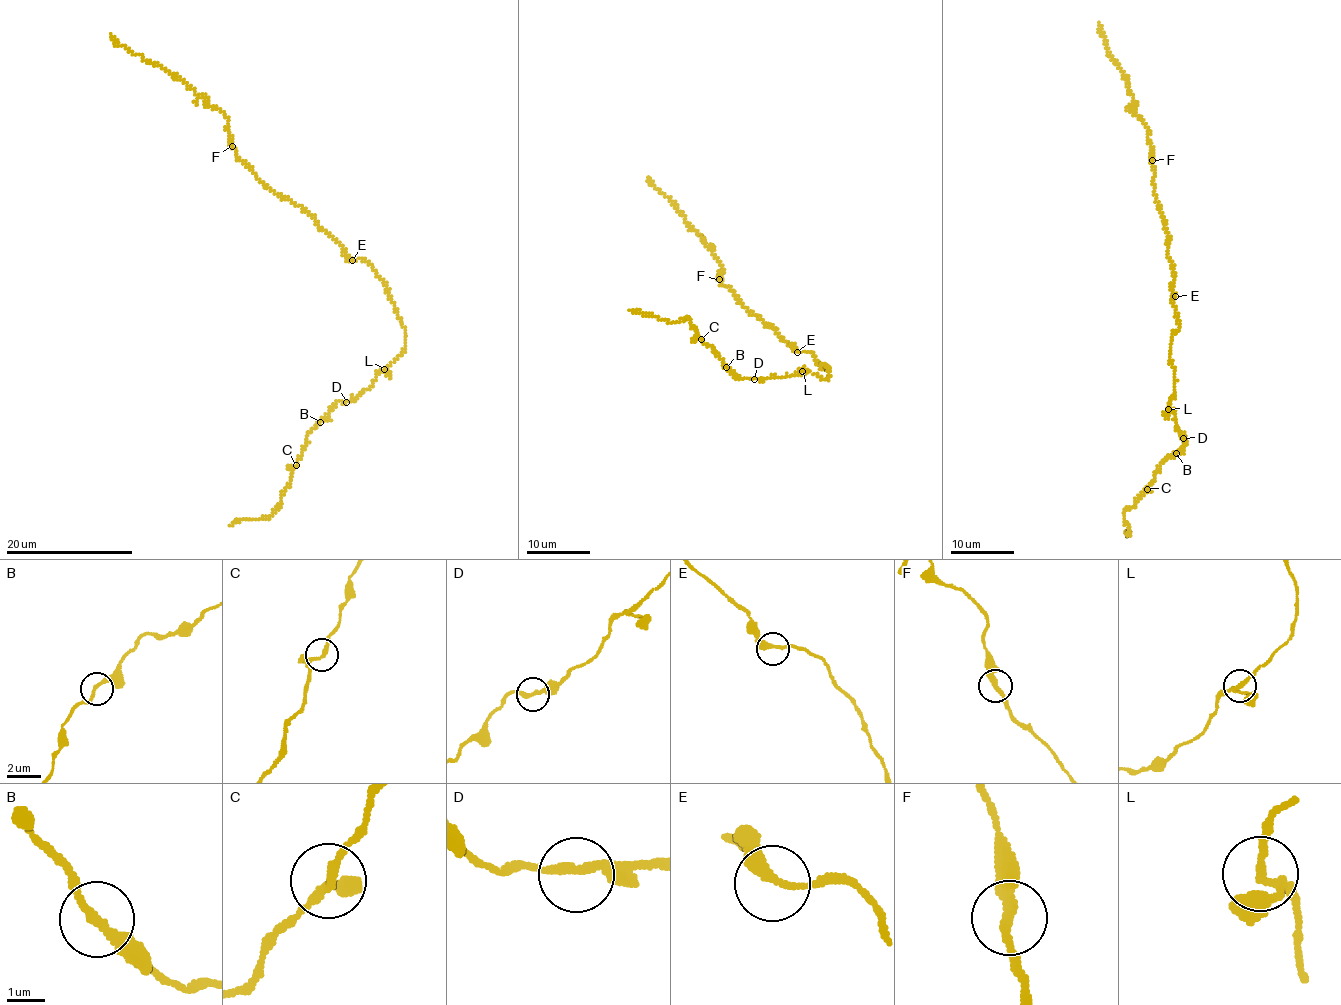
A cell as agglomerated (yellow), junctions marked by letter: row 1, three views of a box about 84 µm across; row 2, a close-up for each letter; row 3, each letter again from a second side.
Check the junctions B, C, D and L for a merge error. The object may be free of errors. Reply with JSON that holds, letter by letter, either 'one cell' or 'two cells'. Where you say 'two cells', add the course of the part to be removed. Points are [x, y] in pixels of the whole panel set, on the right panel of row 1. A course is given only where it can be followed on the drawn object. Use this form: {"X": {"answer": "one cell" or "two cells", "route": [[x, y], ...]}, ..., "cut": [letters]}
{"B": {"answer": "one cell"}, "C": {"answer": "one cell"}, "D": {"answer": "one cell"}, "L": {"answer": "one cell"}, "cut": []}

